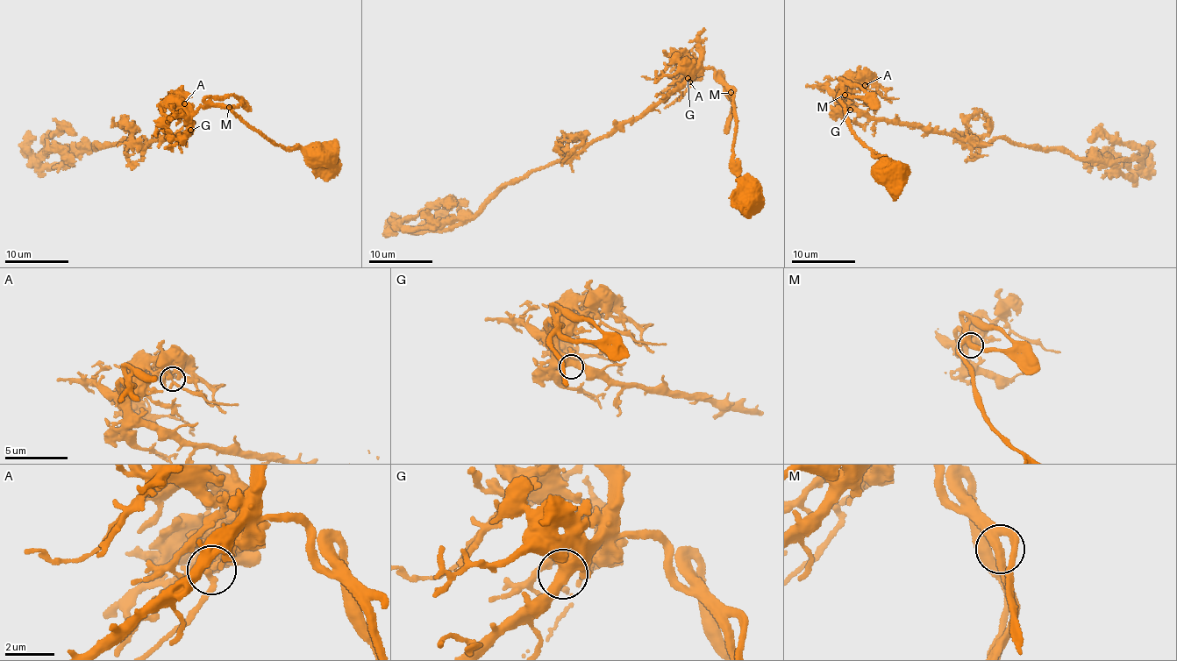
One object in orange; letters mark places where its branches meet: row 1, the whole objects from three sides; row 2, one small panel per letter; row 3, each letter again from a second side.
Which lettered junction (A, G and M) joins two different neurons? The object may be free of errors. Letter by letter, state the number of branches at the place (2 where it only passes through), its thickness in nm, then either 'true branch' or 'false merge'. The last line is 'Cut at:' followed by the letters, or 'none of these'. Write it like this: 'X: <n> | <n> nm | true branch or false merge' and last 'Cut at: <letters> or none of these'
A: 3 | 240 nm | true branch
G: 3 | 440 nm | true branch
M: 3 | 320 nm | true branch
Cut at: none of these

